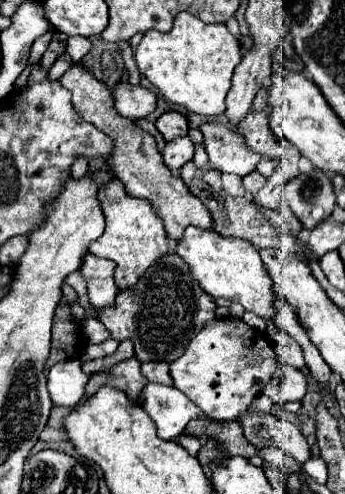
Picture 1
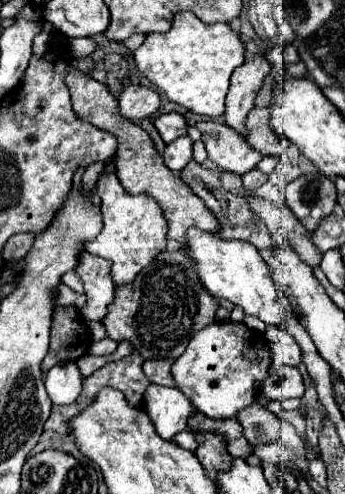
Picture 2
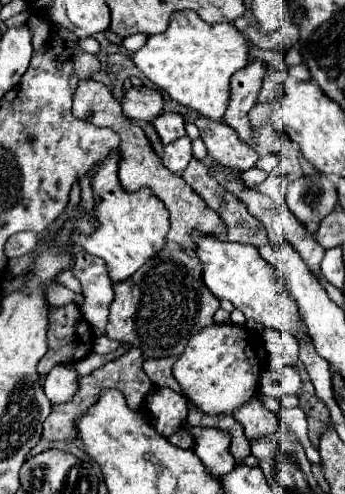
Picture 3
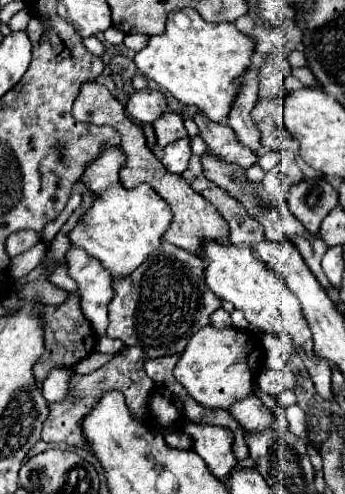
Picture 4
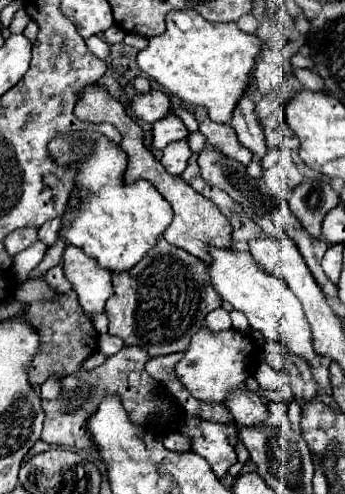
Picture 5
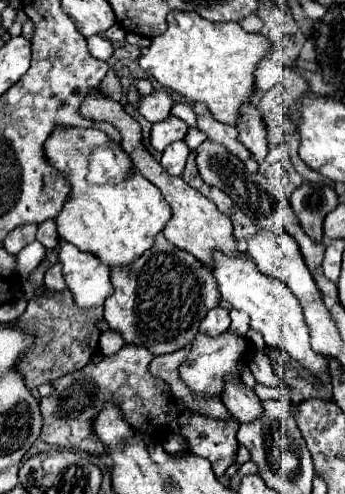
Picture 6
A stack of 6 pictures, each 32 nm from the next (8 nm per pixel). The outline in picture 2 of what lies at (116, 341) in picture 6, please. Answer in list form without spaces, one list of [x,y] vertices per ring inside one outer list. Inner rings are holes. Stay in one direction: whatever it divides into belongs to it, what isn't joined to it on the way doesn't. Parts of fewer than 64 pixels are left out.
[[[102,338],[102,340],[96,340],[92,342],[92,348],[88,350],[88,354],[96,354],[96,356],[104,356],[104,354],[112,354],[116,350],[118,342],[110,340],[110,338]]]

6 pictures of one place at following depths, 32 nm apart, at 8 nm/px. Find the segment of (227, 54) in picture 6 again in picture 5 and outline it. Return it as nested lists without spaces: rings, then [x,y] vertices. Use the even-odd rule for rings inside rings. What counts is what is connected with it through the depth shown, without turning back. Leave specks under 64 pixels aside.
[[[172,10],[166,16],[166,32],[150,38],[148,48],[140,50],[136,60],[142,72],[182,102],[204,106],[212,120],[228,124],[234,108],[250,86],[250,76],[260,52],[262,40],[242,32],[236,22],[214,24],[194,10]]]

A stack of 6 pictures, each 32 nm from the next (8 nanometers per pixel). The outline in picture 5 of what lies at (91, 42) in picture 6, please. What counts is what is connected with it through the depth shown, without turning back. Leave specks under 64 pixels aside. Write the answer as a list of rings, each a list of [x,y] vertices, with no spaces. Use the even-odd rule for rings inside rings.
[[[98,36],[86,38],[86,44],[88,44],[88,50],[90,50],[96,58],[100,58],[100,60],[104,60],[104,58],[110,54],[110,44],[108,44],[106,40],[98,38]]]

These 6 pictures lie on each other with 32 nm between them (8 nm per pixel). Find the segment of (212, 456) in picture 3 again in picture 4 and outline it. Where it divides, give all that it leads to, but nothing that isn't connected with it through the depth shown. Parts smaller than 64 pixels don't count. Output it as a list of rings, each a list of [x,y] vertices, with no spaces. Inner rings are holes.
[[[182,420],[178,428],[188,434],[194,442],[192,450],[202,456],[216,478],[226,476],[236,466],[236,456],[232,452],[234,432],[230,428],[212,426],[212,424],[196,424],[190,420]]]

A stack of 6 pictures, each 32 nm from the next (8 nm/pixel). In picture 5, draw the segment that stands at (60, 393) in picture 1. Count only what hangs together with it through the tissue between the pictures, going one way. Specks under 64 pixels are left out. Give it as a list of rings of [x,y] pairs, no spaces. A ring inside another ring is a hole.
[[[52,378],[52,380],[46,380],[42,386],[40,386],[40,396],[43,399],[48,400],[48,398],[56,398],[60,394],[60,386],[58,386],[60,378]]]

